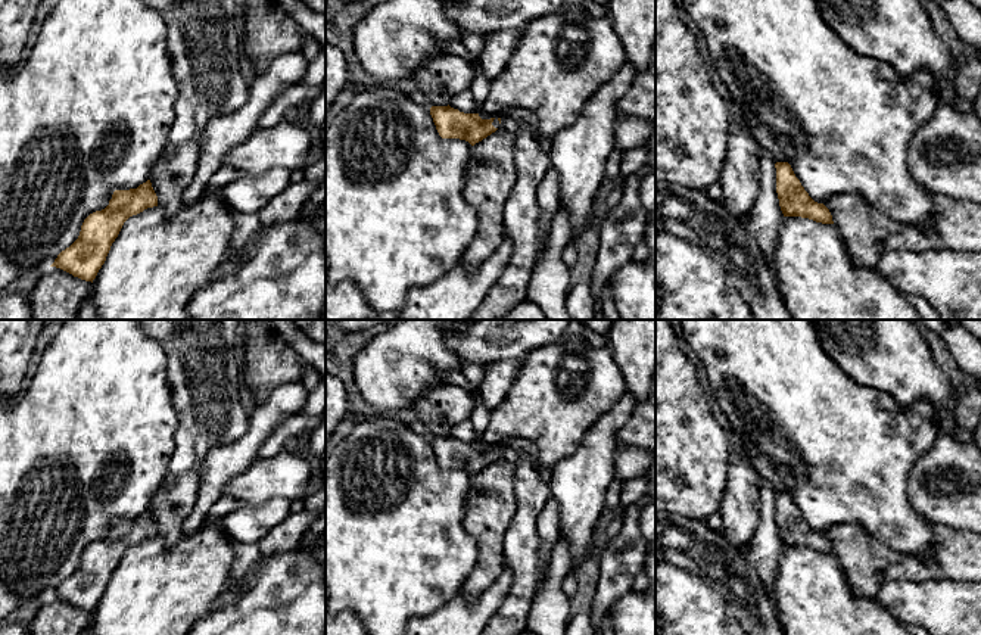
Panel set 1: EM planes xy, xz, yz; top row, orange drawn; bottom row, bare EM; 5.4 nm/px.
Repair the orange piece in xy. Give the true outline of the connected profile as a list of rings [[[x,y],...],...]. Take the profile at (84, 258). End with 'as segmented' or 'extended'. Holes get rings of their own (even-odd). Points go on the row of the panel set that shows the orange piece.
[[[150,180],[137,189],[115,190],[109,205],[84,220],[78,239],[50,267],[93,283],[124,222],[153,206],[158,206],[158,196]]]; as segmented

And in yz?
[[[776,162],[775,168],[776,193],[784,217],[801,217],[822,224],[834,224],[829,209],[809,196],[788,162]]]; as segmented

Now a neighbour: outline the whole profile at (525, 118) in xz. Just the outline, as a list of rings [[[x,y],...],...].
[[[511,108],[508,109],[501,118],[511,118],[514,119],[520,127],[527,127],[530,130],[538,128],[538,116],[527,109],[520,109],[520,108]]]

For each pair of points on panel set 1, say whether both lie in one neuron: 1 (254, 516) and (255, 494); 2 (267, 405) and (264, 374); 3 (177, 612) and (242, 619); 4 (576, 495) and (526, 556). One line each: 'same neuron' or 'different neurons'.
1: different neurons
2: different neurons
3: different neurons
4: different neurons

